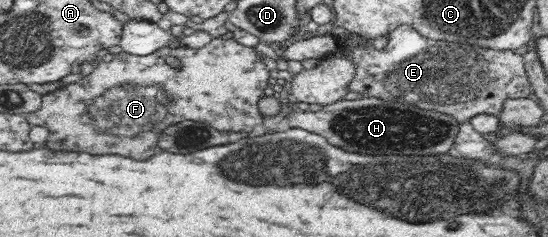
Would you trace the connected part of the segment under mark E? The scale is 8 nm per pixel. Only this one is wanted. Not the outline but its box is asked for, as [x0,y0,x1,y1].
[333,26,532,122]

